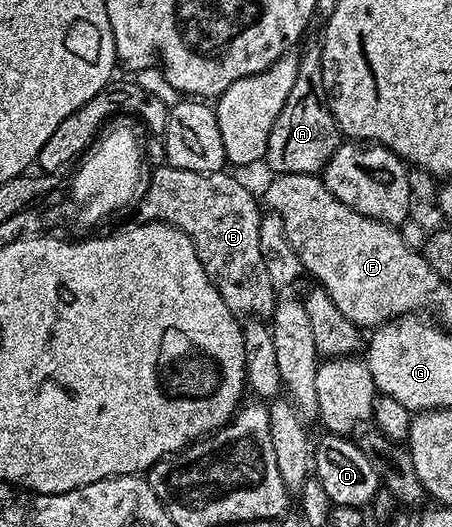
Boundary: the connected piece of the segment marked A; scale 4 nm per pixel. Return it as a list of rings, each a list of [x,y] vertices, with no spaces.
[[[314,43],[306,50],[301,50],[296,83],[284,103],[284,111],[280,111],[280,119],[272,123],[272,131],[268,135],[268,147],[264,161],[265,164],[270,164],[271,174],[321,174],[328,159],[338,150],[339,145],[343,144],[343,134],[328,108],[323,75],[321,44]]]

